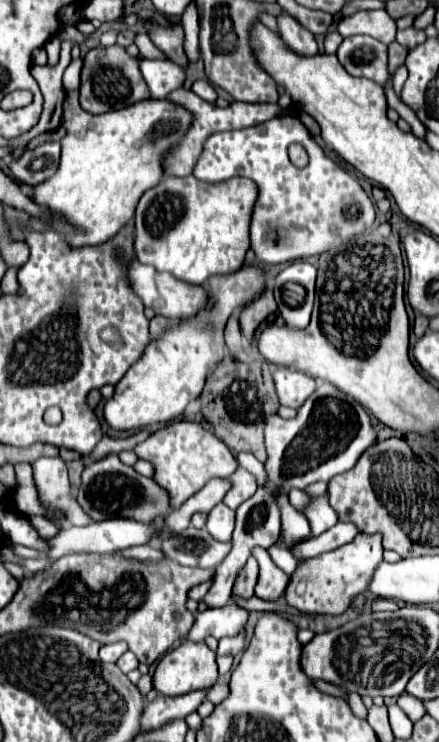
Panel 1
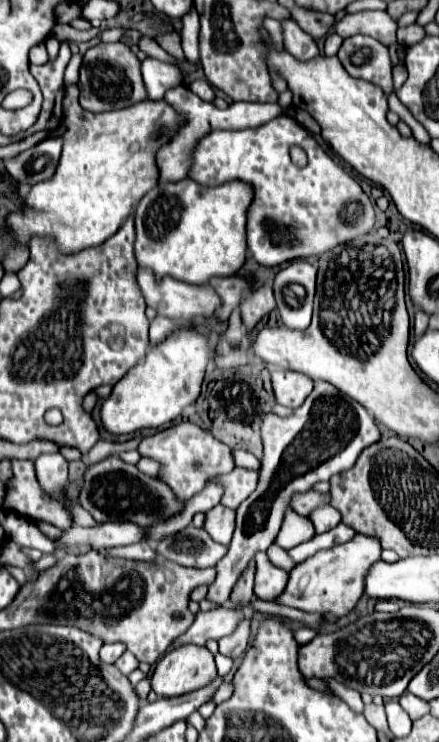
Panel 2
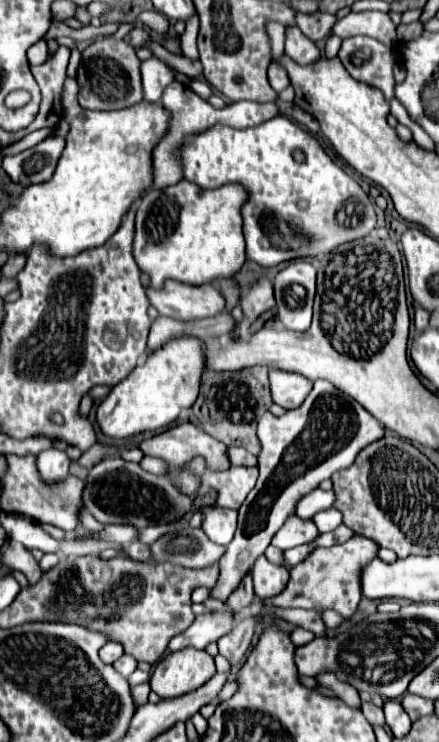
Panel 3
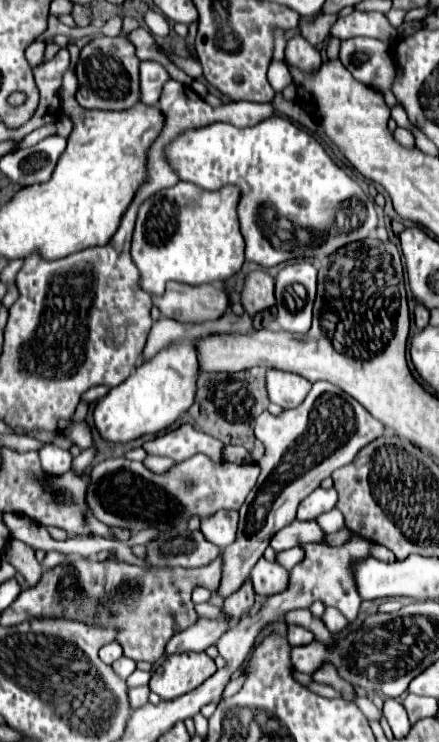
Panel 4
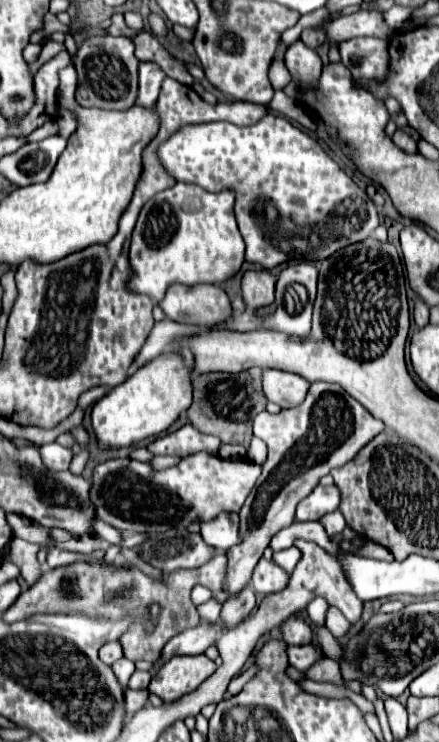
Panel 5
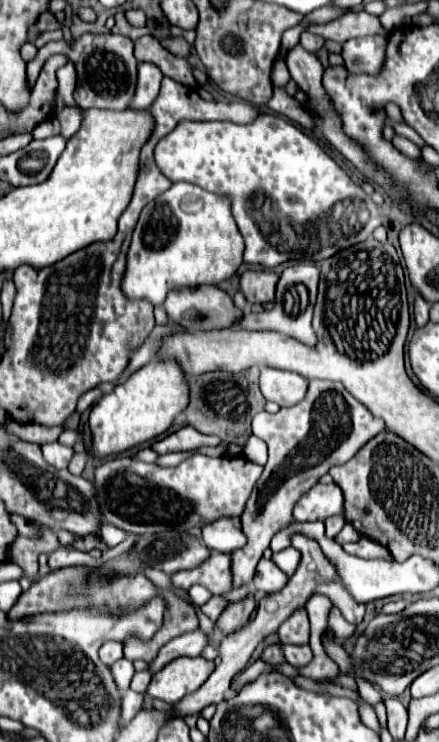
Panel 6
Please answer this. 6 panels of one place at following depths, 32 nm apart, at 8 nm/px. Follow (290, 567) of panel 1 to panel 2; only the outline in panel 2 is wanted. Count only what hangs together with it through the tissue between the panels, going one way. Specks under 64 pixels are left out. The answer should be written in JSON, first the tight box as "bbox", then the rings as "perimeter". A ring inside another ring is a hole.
{"bbox":[266,544,295,573],"perimeter":[[[272,544],[266,551],[267,556],[269,557],[270,561],[286,570],[288,573],[295,567],[295,563],[293,560],[288,556],[286,550],[280,548],[279,546]]]}

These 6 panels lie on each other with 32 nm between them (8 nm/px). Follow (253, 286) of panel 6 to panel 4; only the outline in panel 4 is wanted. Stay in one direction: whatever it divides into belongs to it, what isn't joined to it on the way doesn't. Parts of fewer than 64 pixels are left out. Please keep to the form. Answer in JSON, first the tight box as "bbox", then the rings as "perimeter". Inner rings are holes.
{"bbox":[240,272,274,314],"perimeter":[[[250,272],[244,280],[240,298],[248,314],[270,308],[274,304],[274,278],[268,272]]]}

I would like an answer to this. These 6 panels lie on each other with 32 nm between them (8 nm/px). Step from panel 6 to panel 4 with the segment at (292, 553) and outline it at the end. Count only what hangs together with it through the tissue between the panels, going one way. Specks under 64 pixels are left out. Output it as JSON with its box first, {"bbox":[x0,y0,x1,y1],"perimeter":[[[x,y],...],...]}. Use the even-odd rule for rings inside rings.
{"bbox":[276,548,304,570],"perimeter":[[[288,548],[276,554],[276,560],[280,566],[284,566],[286,570],[292,570],[300,560],[304,558],[304,550],[302,548]]]}

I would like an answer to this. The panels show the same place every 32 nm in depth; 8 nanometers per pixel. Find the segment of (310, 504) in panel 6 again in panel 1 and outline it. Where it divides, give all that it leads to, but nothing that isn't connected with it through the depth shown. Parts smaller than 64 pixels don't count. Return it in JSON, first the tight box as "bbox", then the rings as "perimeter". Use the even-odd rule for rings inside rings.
{"bbox":[290,490,314,512],"perimeter":[[[292,490],[290,492],[290,504],[298,510],[298,512],[304,512],[304,508],[308,508],[308,504],[314,500],[314,496],[302,492],[302,490]]]}

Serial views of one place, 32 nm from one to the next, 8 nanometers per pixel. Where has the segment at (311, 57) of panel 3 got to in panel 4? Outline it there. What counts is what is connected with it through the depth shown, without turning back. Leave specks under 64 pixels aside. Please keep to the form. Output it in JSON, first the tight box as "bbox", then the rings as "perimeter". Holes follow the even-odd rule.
{"bbox":[286,34,322,74],"perimeter":[[[300,34],[292,38],[286,46],[286,64],[292,68],[298,68],[304,74],[314,74],[318,72],[322,60],[320,54],[314,46],[310,46]]]}

